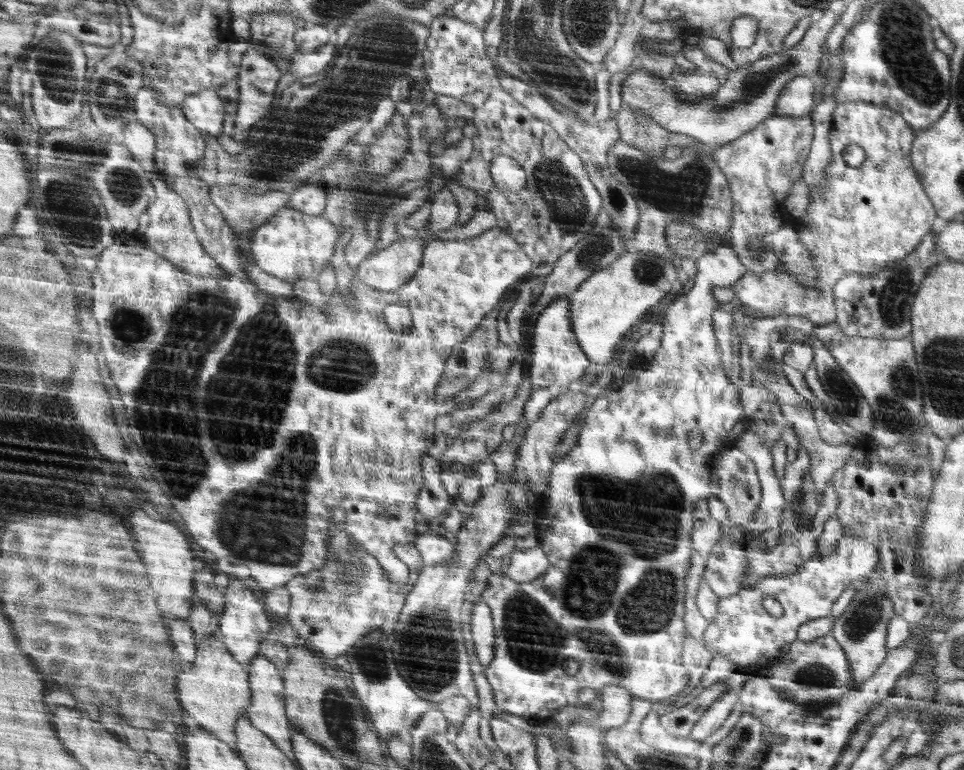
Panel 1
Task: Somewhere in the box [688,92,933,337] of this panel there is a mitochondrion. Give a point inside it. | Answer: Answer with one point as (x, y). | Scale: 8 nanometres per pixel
(895, 293)

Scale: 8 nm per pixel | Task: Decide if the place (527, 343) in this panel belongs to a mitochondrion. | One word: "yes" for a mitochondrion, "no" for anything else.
no

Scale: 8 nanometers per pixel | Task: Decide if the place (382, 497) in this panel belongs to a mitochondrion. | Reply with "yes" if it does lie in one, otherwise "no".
no

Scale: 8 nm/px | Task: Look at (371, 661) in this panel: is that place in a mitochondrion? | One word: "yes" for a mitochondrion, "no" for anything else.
yes

